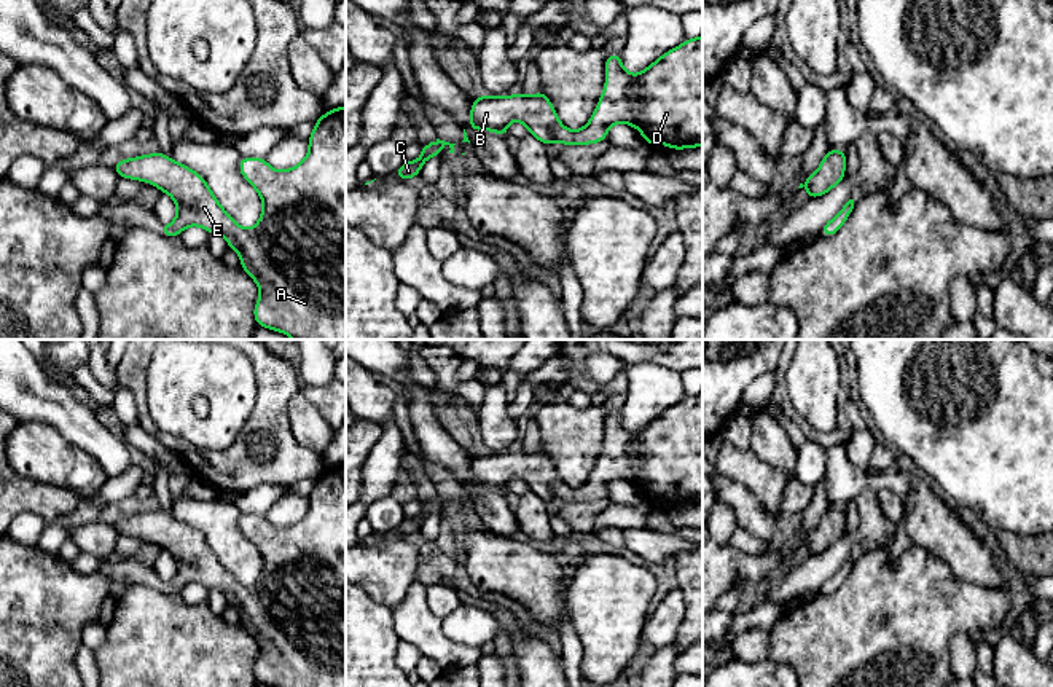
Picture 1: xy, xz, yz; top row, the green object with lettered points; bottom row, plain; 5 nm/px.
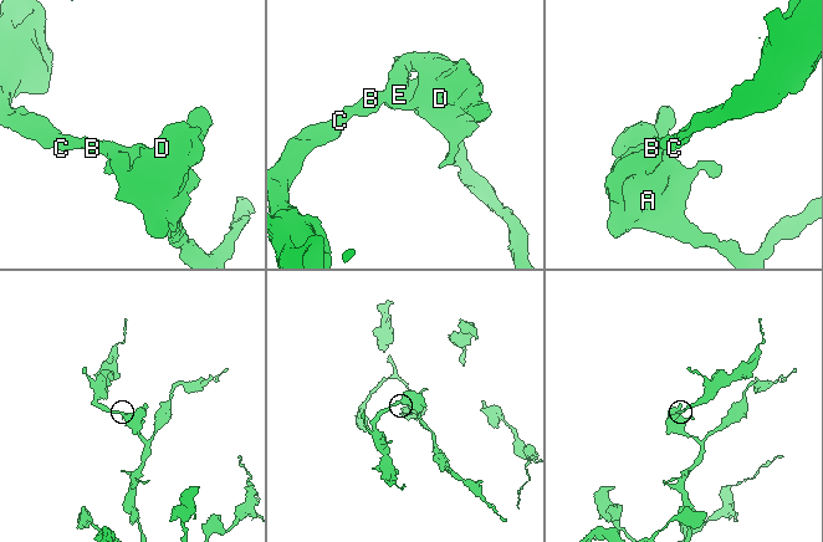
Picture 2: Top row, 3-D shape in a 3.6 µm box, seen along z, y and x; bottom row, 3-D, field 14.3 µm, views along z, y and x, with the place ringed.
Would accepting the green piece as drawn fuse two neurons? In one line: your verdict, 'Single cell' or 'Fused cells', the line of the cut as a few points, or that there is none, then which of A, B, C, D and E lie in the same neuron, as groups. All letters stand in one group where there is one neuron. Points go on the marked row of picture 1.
Single cell. No split. Groups: A B C D E

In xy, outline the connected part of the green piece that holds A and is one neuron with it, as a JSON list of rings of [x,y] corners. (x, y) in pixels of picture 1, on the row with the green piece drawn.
[[[346,105],[322,115],[307,143],[307,156],[285,171],[272,169],[264,158],[239,159],[241,174],[263,201],[261,217],[250,230],[237,225],[218,204],[201,174],[161,151],[119,159],[113,169],[118,177],[153,183],[174,198],[177,217],[170,225],[161,225],[161,234],[177,238],[185,228],[196,225],[226,239],[228,245],[241,255],[241,268],[260,287],[260,300],[253,308],[253,317],[260,327],[285,333],[293,340],[346,340]]]

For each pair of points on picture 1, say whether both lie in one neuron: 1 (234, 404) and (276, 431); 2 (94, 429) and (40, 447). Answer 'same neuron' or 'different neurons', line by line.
1: different neurons
2: different neurons

